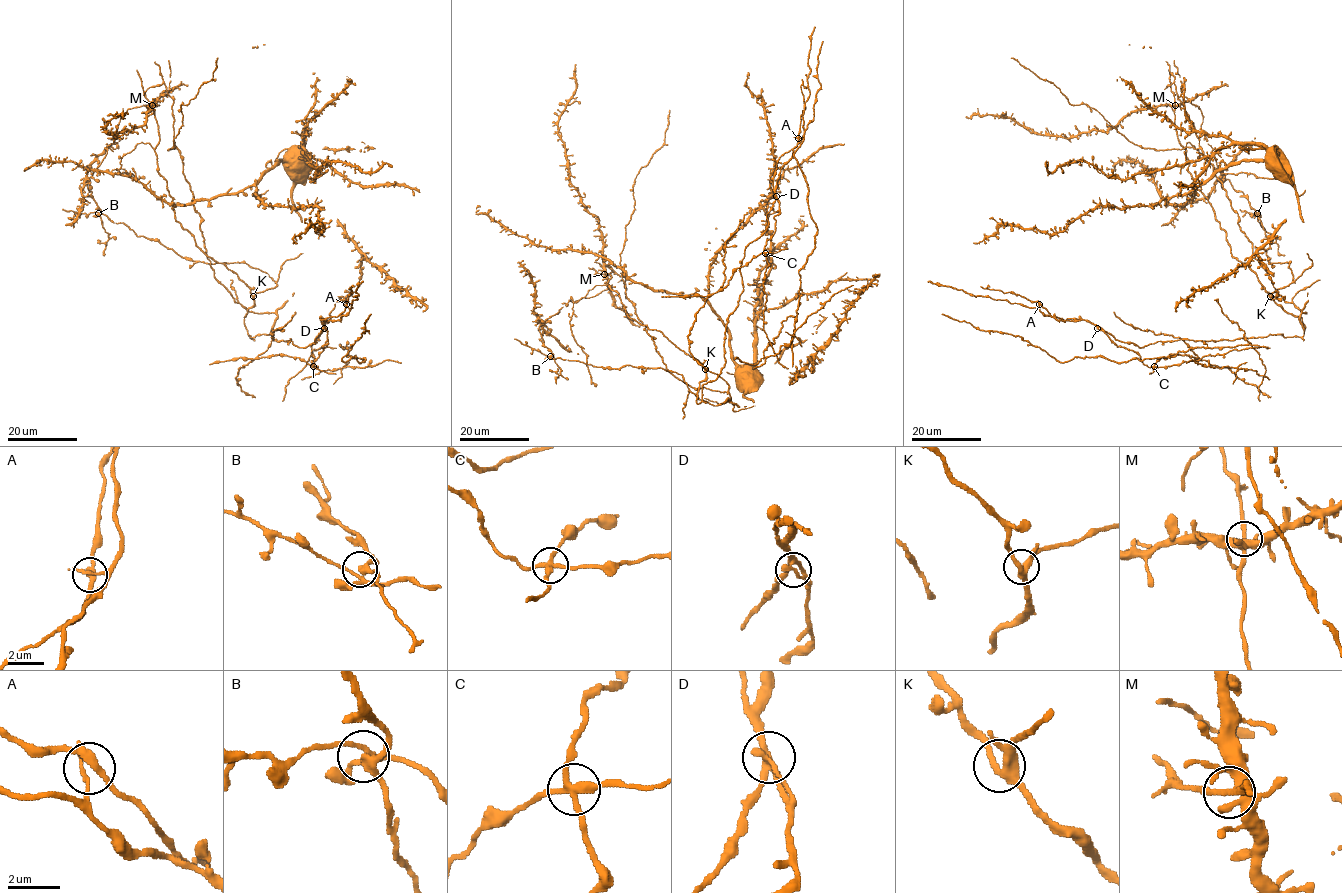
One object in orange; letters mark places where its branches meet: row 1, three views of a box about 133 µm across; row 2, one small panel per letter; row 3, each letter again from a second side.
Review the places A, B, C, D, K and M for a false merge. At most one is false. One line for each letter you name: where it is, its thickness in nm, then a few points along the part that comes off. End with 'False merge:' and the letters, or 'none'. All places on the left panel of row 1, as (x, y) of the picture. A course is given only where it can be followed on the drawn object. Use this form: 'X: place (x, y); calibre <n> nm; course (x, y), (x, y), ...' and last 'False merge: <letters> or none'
C: place (313, 366); calibre 300 nm; course (313, 367), (299, 358), (276, 354), (254, 359), (234, 358), (209, 365)
False merge: C

